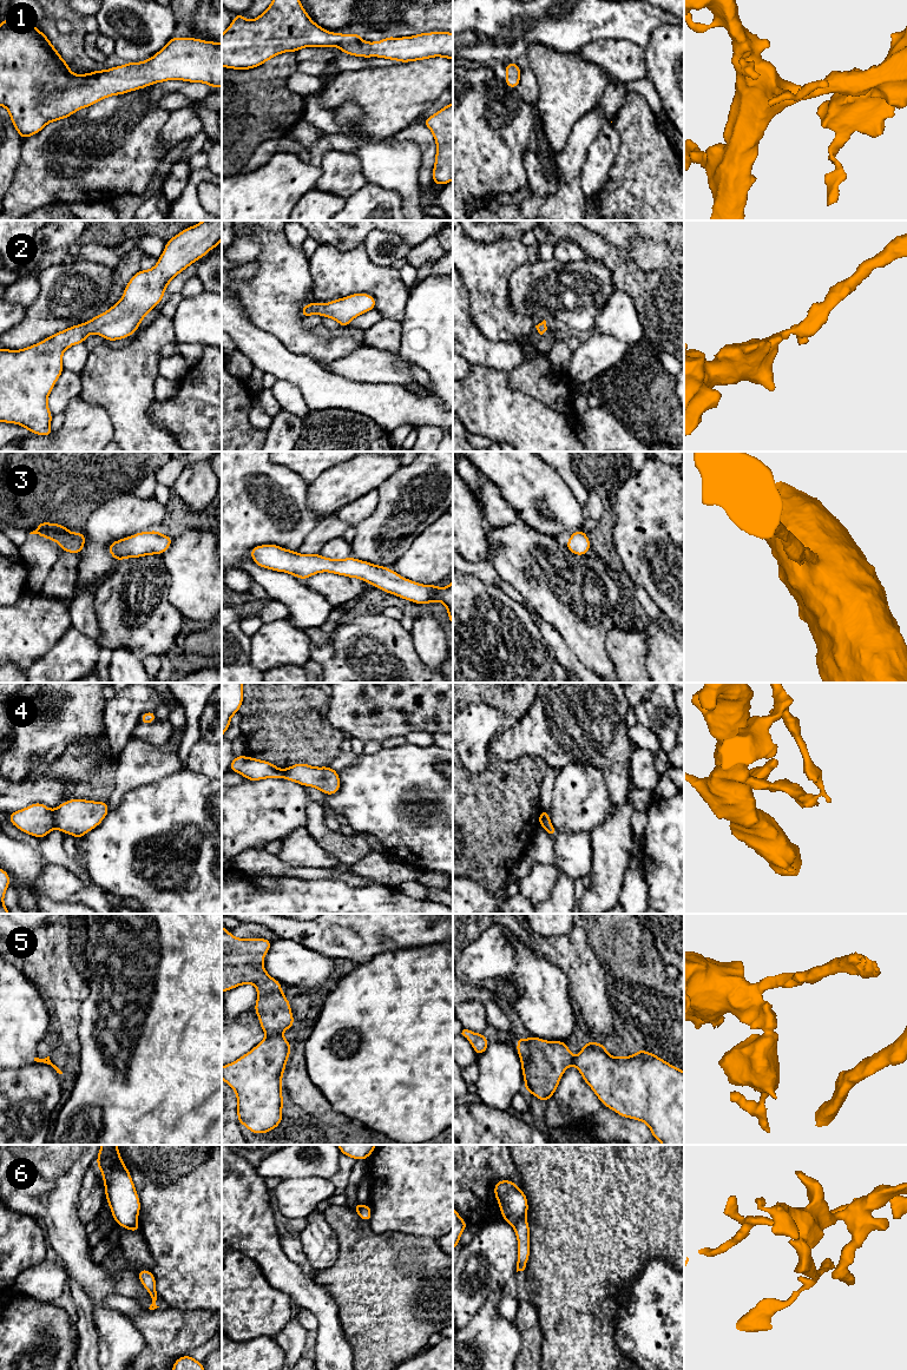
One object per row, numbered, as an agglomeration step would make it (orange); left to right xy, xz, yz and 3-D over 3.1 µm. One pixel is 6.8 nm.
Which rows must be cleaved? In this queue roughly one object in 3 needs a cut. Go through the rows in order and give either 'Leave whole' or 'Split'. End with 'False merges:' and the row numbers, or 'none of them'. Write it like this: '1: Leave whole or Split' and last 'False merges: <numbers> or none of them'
1: Leave whole
2: Leave whole
3: Leave whole
4: Split
5: Split
6: Split
False merges: 4, 5, 6

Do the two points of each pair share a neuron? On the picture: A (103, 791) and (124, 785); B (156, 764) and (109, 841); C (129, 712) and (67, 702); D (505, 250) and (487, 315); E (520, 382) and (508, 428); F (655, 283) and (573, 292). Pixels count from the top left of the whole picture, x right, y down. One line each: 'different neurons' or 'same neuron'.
A: different neurons
B: different neurons
C: different neurons
D: same neuron
E: different neurons
F: different neurons

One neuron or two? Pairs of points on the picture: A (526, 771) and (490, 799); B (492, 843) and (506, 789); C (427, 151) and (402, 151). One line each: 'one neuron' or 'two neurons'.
A: one neuron
B: one neuron
C: two neurons

